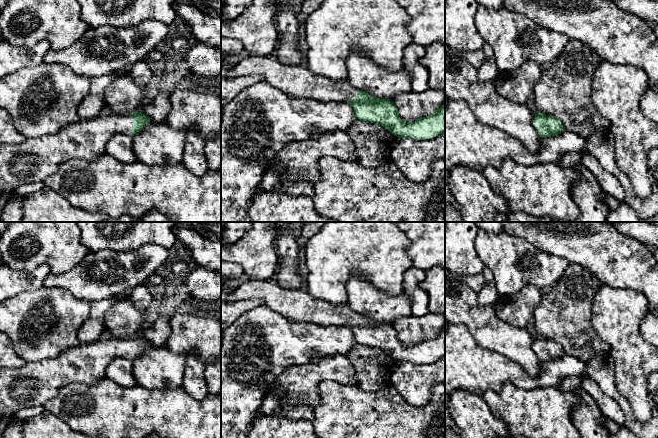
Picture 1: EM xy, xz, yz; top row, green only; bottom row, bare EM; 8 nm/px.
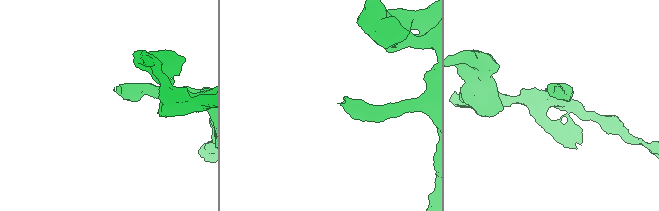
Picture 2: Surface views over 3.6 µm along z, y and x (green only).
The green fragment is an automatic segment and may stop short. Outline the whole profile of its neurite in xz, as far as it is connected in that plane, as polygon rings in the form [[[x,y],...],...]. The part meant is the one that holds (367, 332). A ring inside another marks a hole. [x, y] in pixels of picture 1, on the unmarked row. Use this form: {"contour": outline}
{"contour": [[[249,279],[246,283],[234,289],[228,297],[230,302],[251,299],[260,299],[262,304],[272,311],[278,312],[295,322],[313,323],[320,326],[347,326],[353,331],[357,343],[378,348],[398,362],[428,364],[445,356],[445,327],[434,338],[405,347],[399,341],[397,330],[392,324],[375,322],[365,315],[356,313],[347,304],[333,304],[316,298],[305,288],[289,290],[278,286],[276,282],[271,280]]]}

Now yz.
{"contour": [[[537,336],[533,346],[541,362],[556,360],[565,354],[563,347],[552,339]]]}

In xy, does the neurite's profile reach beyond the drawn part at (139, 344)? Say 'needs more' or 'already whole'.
needs more

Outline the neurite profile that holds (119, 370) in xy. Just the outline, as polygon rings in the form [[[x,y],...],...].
[[[114,359],[107,366],[105,375],[106,378],[125,388],[131,388],[137,385],[137,382],[132,373],[132,365],[130,359]]]

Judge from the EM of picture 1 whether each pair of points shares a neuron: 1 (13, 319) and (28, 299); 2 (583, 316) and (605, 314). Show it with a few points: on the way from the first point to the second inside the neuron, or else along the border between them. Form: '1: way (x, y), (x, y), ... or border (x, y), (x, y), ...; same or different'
1: way (18, 314), (28, 304); same
2: border (595, 292), (592, 306), (592, 327), (599, 337); different

